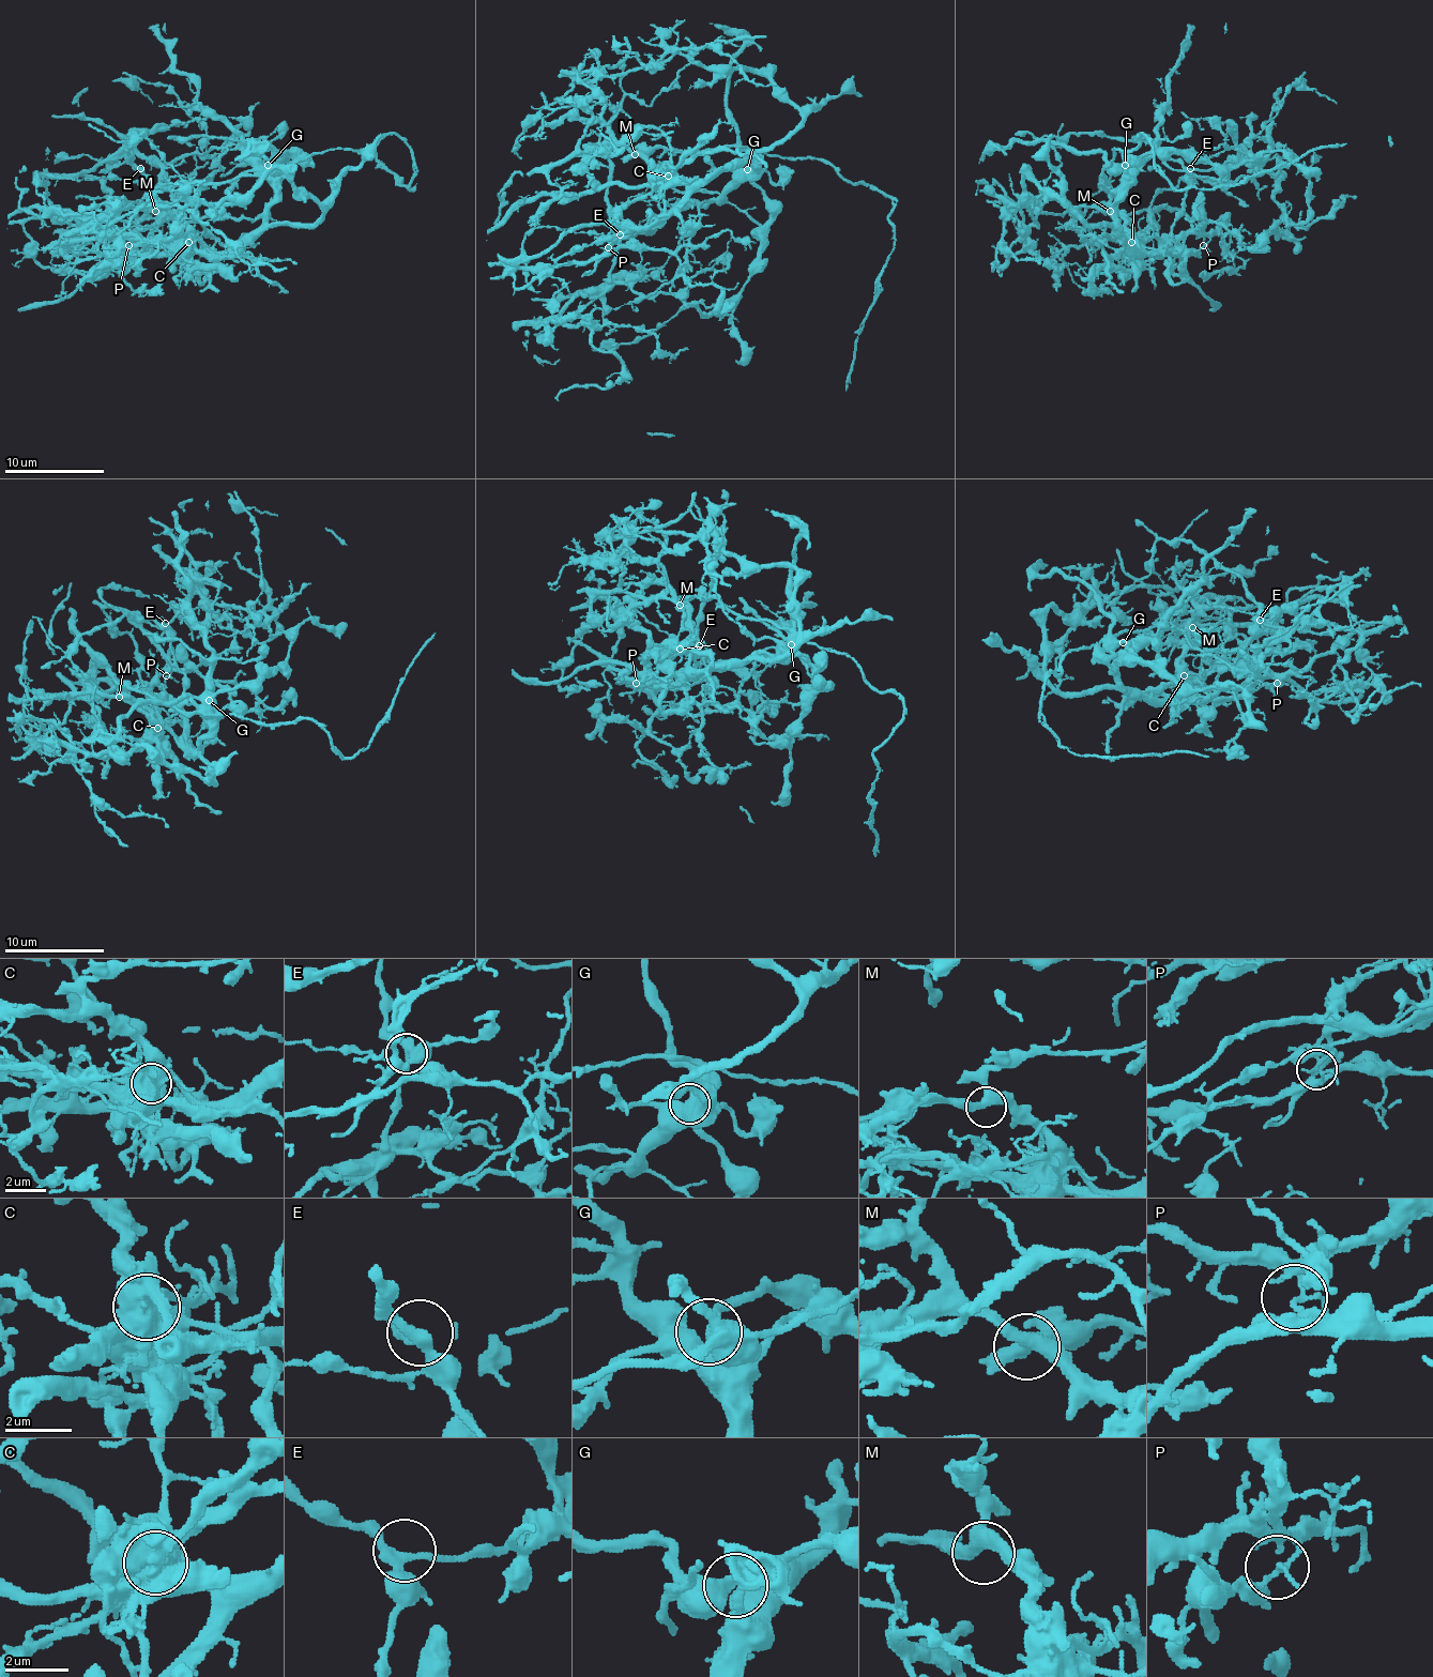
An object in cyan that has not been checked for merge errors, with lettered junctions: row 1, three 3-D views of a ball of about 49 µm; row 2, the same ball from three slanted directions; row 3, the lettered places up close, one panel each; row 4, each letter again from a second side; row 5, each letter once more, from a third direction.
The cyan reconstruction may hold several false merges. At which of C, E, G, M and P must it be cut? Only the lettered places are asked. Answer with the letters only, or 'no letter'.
C, P

